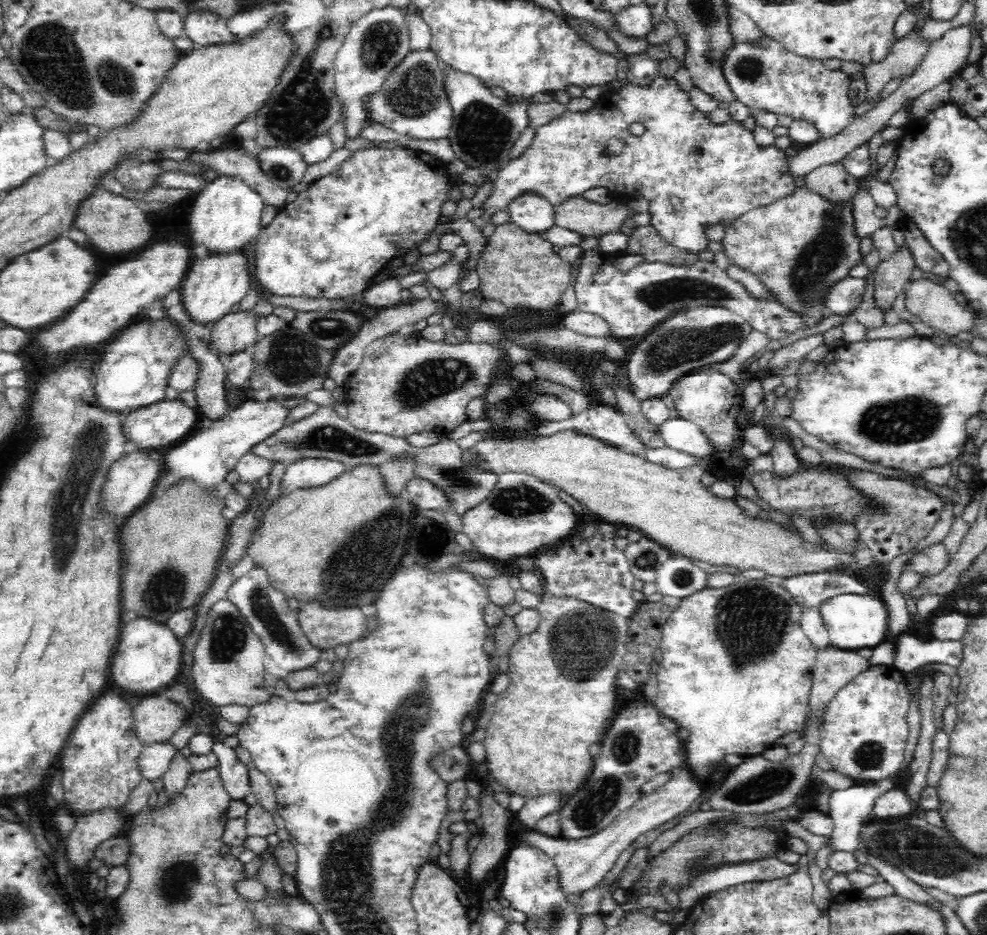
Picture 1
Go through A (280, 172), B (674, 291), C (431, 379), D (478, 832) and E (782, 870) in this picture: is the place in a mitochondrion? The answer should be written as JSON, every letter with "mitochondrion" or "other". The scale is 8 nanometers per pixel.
{"A":"mitochondrion","B":"mitochondrion","C":"mitochondrion","D":"other","E":"other"}

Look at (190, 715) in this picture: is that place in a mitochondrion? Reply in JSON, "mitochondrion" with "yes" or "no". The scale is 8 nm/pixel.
{"mitochondrion":"no"}

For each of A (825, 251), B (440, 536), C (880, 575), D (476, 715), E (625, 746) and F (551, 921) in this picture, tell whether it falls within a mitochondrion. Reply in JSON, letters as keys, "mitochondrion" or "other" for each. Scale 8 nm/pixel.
{"A":"mitochondrion","B":"mitochondrion","C":"other","D":"other","E":"mitochondrion","F":"mitochondrion"}

